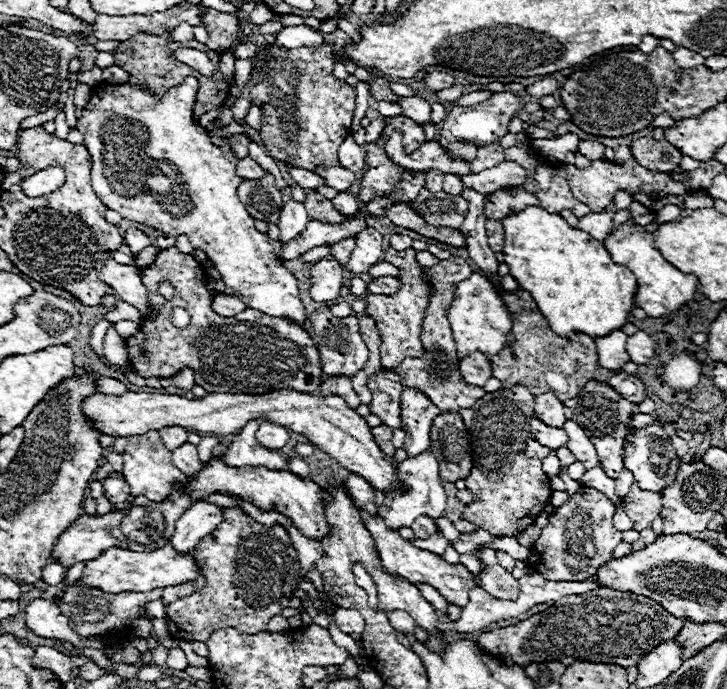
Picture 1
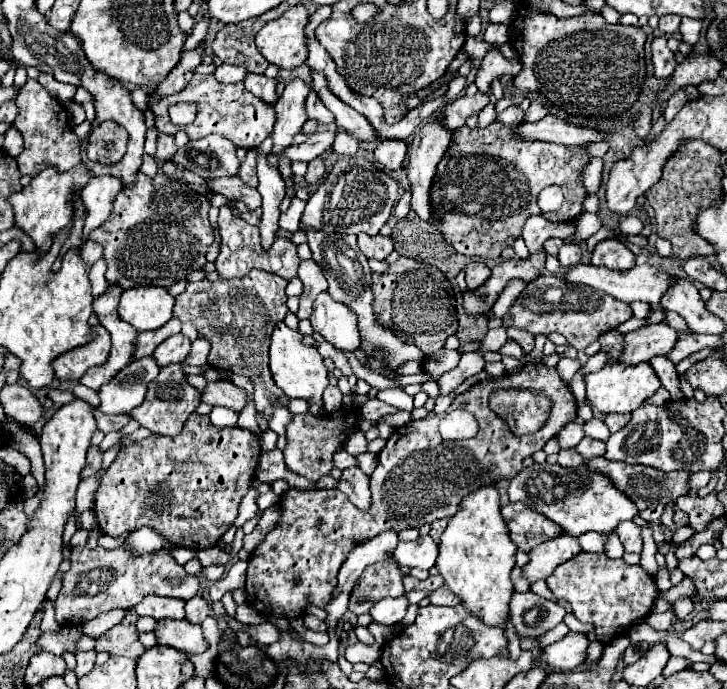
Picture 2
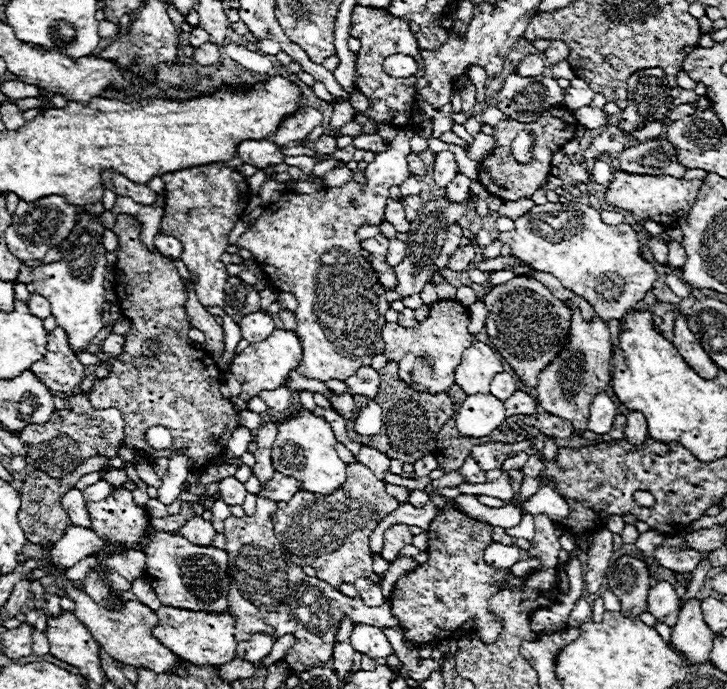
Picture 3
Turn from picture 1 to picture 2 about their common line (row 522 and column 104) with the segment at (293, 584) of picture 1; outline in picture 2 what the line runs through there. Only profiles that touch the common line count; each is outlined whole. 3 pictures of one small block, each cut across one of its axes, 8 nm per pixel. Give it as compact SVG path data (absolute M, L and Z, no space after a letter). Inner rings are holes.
M138 172L136 182L116 196L108 220L90 232L90 240L104 248L108 286L120 286L122 290L134 286L168 288L178 280L186 280L192 270L202 268L206 250L214 242L208 210L208 198L190 186L164 174L150 178Z

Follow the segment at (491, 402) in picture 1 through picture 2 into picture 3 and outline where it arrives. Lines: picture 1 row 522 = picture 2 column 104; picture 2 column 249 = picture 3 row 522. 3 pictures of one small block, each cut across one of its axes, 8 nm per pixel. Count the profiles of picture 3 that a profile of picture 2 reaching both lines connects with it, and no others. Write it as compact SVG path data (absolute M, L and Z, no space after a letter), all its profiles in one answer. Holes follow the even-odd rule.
M444 498L446 506L436 506L436 516L428 528L428 562L418 564L416 570L404 574L390 596L392 610L406 626L406 640L412 644L428 644L436 638L444 638L442 630L456 630L464 622L472 620L474 632L482 642L494 642L502 632L502 622L490 612L490 598L506 584L508 590L520 588L528 574L510 576L510 570L498 570L484 562L484 550L492 544L494 526L468 516L458 510L456 498Z

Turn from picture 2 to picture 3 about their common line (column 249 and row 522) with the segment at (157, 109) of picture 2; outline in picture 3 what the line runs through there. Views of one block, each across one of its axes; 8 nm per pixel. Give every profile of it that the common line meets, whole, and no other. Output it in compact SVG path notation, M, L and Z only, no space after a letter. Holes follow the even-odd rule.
M116 488L108 498L100 500L100 502L88 502L86 504L88 508L88 516L90 516L90 522L92 522L92 530L104 538L106 542L110 542L104 550L96 552L96 556L112 556L116 554L112 548L116 546L126 546L126 548L132 548L136 544L136 540L140 538L140 534L146 530L146 526L150 524L150 516L146 512L146 508L140 508L136 506L134 498L132 498L132 492L130 490L124 490L124 488Z

